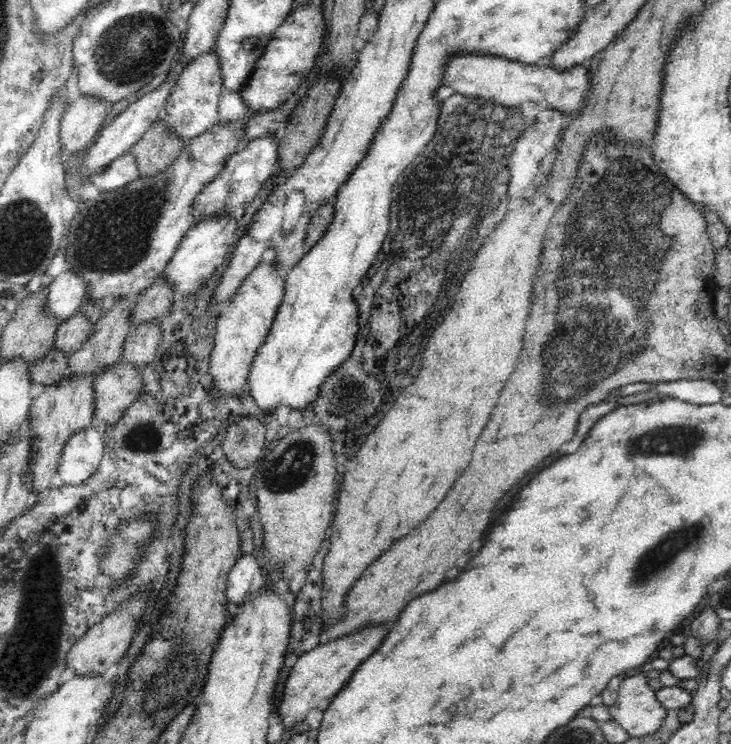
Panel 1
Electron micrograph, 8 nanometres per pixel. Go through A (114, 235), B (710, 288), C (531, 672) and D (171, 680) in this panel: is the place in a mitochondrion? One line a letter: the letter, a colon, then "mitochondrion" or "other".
A: mitochondrion
B: other
C: other
D: mitochondrion

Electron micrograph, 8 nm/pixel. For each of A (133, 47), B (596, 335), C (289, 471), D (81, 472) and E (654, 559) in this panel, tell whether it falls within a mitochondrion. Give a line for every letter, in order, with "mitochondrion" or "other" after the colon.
A: mitochondrion
B: mitochondrion
C: mitochondrion
D: other
E: mitochondrion

